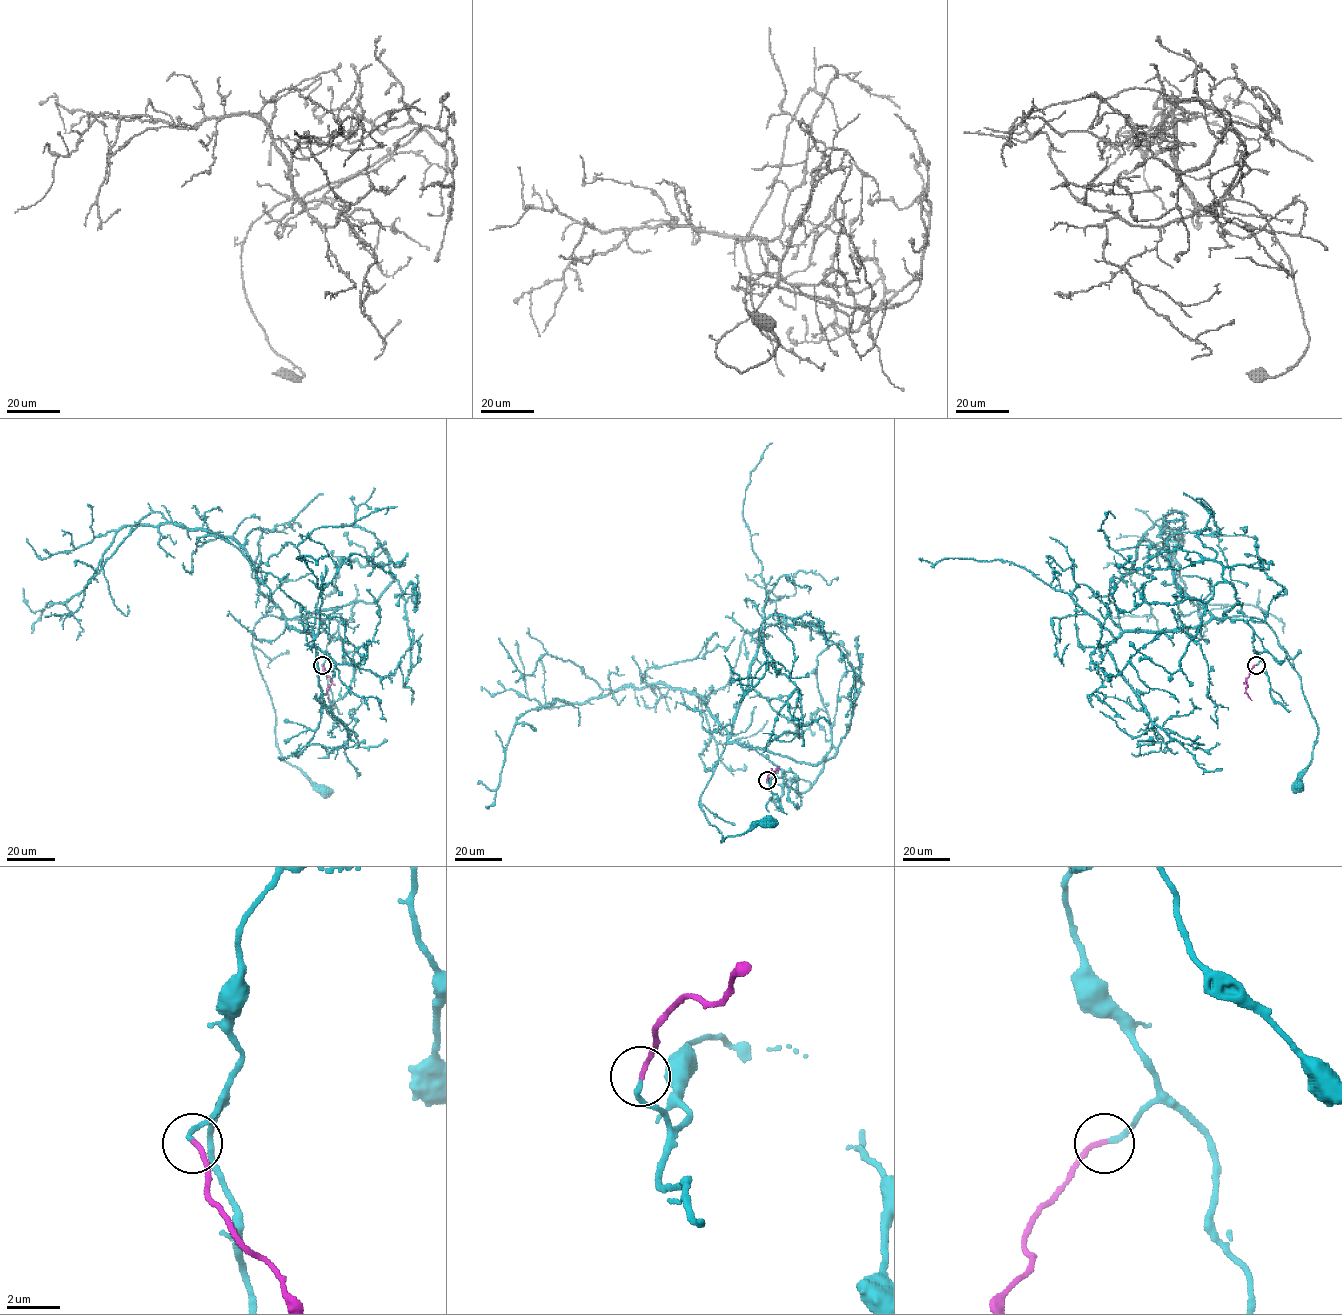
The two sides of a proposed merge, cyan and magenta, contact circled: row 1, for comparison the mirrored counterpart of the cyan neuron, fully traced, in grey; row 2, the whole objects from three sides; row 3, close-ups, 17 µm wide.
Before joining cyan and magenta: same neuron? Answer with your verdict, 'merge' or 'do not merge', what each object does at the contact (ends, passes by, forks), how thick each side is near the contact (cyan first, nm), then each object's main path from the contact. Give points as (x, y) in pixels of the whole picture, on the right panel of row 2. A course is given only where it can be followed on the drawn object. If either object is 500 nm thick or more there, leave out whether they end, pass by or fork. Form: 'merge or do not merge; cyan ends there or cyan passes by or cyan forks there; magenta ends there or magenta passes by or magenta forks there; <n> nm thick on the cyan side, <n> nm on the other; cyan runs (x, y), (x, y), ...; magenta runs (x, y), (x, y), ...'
merge; cyan ends there; magenta ends there; 180 nm thick on the cyan side, 180 nm on the other; cyan runs (1256, 664), (1260, 659), (1252, 628), (1244, 620), (1218, 620), (1262, 620), (1300, 679), (1318, 734), (1297, 783); magenta runs (1256, 664), (1246, 680), (1246, 691), (1252, 700)

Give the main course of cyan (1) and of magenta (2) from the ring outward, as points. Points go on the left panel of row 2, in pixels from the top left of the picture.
1: (322, 665), (335, 620), (268, 615), (255, 624), (252, 648), (275, 711), (276, 746), (323, 788)
2: (322, 665), (331, 681), (327, 693), (328, 702)

